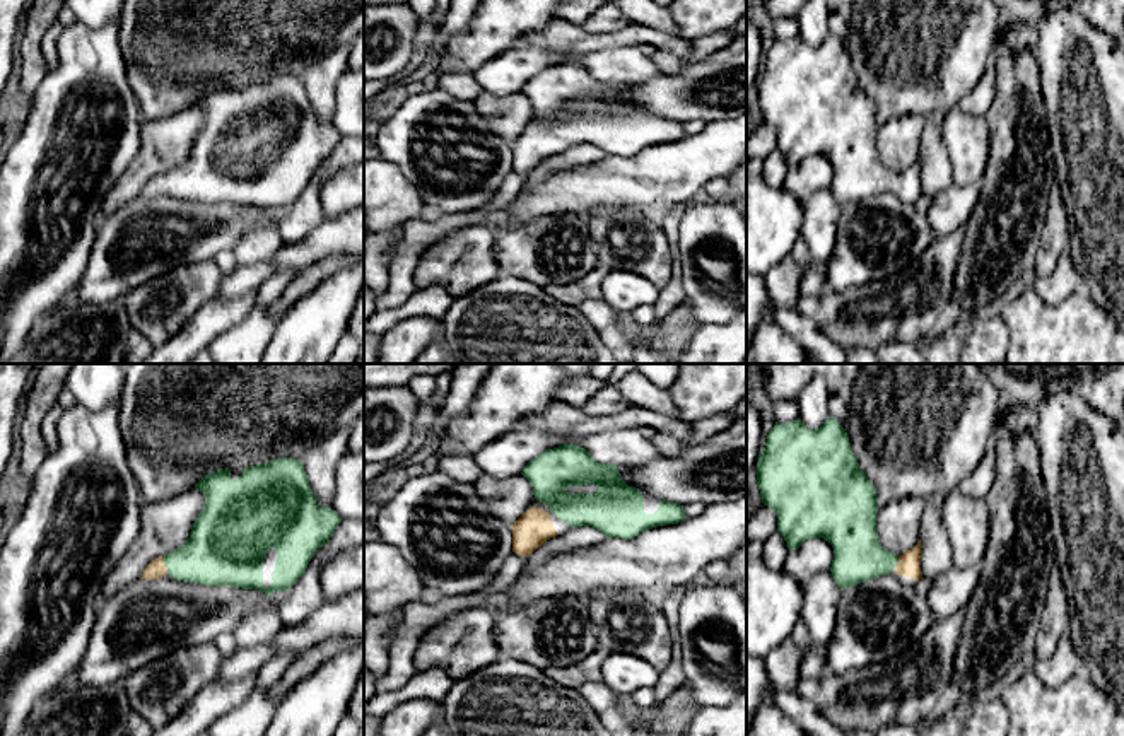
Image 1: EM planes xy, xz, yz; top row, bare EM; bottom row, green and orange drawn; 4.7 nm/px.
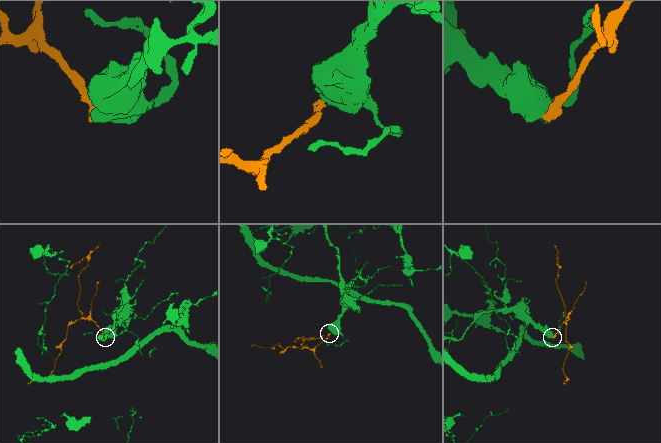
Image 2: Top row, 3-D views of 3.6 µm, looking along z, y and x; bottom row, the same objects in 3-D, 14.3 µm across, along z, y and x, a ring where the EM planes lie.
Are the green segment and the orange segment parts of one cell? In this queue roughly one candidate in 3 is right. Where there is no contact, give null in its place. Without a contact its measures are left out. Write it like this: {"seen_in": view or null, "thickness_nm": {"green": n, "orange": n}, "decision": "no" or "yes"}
{"seen_in": "xy", "thickness_nm": {"green": 300, "orange": 90}, "decision": "yes"}

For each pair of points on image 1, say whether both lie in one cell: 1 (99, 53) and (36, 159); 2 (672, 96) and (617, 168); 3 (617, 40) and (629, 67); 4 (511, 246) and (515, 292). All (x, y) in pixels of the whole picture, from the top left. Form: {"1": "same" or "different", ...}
{"1": "same", "2": "different", "3": "different", "4": "different"}

